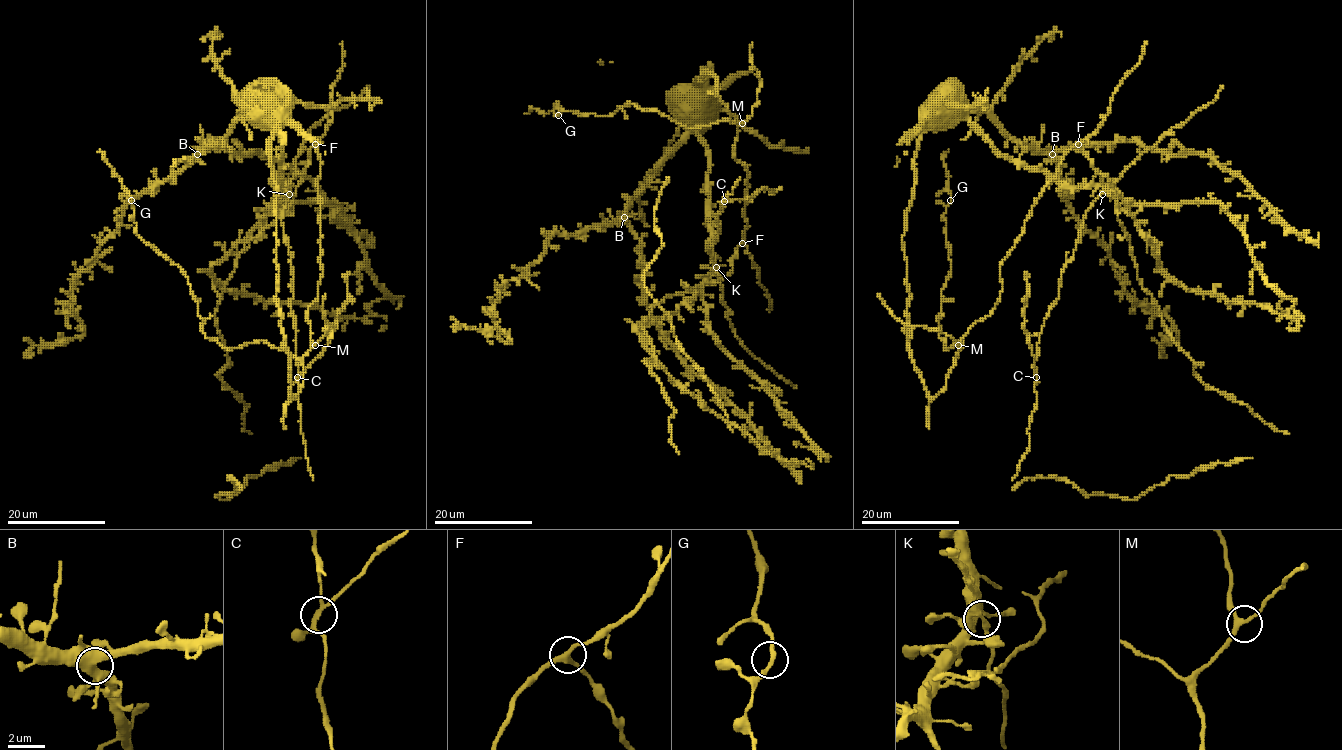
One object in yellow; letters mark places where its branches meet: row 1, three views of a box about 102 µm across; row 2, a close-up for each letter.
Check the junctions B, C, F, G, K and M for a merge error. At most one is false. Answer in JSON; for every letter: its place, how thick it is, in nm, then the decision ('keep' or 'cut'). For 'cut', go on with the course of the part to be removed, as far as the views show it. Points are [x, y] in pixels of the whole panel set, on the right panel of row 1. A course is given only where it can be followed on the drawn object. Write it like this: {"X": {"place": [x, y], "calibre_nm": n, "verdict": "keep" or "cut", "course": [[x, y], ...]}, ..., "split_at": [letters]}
{"B": {"place": [1052, 154], "calibre_nm": 480, "verdict": "keep"}, "C": {"place": [1036, 377], "calibre_nm": 190, "verdict": "cut", "course": [[1036, 378], [1029, 334], [1024, 326], [1029, 292], [1024, 272]]}, "F": {"place": [1078, 144], "calibre_nm": 280, "verdict": "keep"}, "G": {"place": [950, 200], "calibre_nm": 170, "verdict": "keep"}, "K": {"place": [1102, 194], "calibre_nm": 240, "verdict": "keep"}, "M": {"place": [958, 345], "calibre_nm": 200, "verdict": "keep"}, "split_at": ["C"]}

